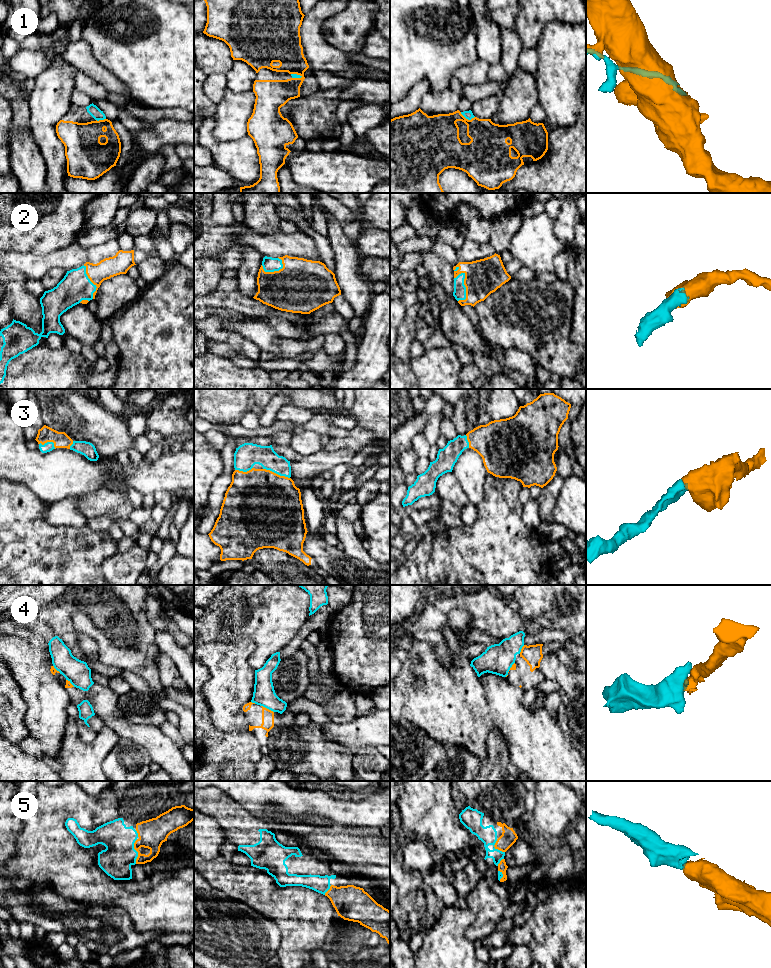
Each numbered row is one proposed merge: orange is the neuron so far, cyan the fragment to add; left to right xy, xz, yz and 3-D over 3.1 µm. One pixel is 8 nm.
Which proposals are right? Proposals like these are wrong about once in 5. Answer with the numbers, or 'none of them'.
1, 2, 3, 5

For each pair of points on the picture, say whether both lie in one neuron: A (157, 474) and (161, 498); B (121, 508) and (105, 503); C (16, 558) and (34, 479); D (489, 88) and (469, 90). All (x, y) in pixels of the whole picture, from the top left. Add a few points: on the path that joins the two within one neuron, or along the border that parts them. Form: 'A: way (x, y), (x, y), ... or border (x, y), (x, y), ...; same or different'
A: border (170, 492), (157, 491), (153, 495); different
B: way (117, 504), (109, 503); same
C: border (10, 481), (26, 485), (48, 504); different
D: way (484, 90), (474, 90); same

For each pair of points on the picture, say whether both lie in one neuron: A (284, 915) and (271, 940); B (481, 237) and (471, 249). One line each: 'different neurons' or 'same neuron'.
A: different neurons
B: different neurons

